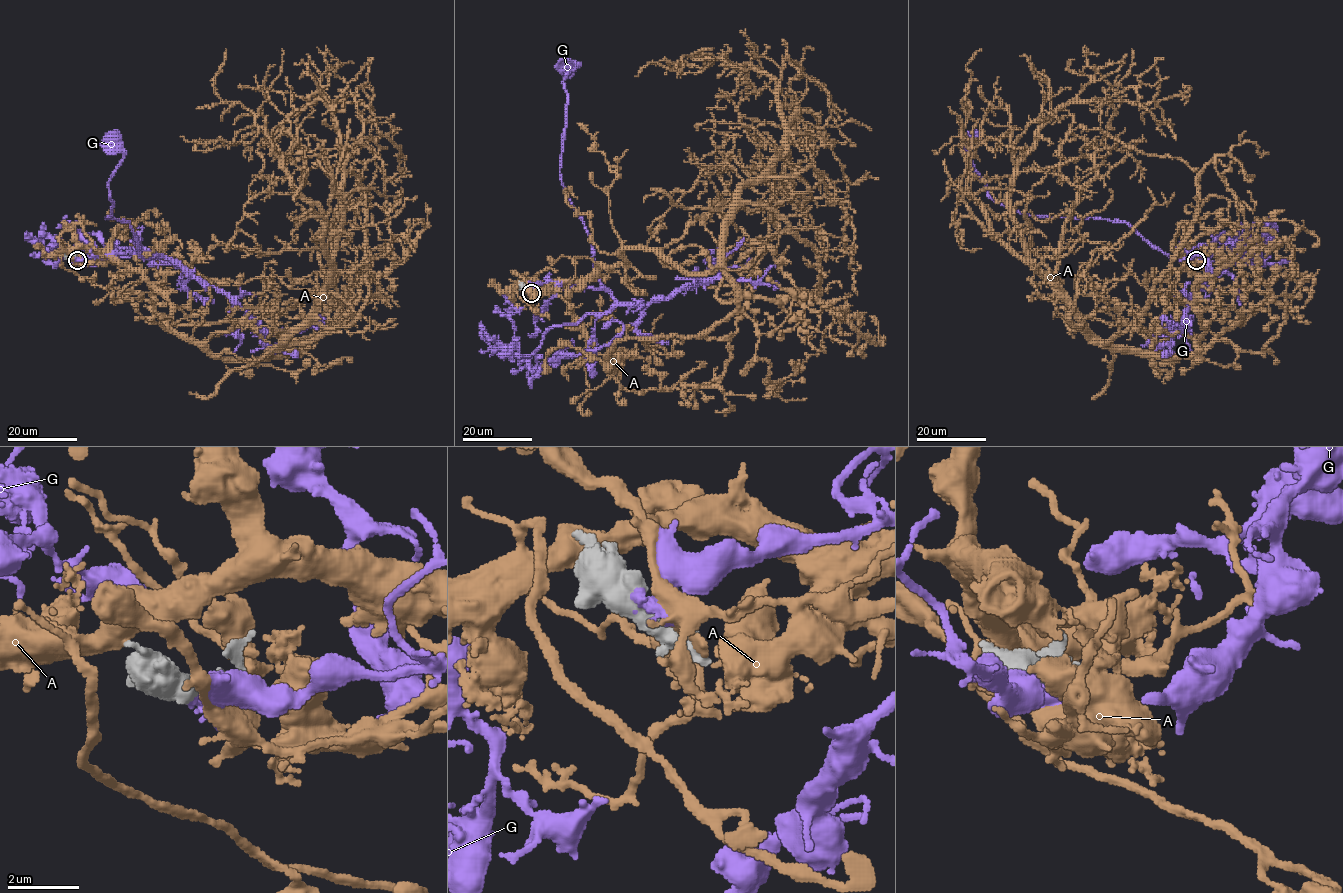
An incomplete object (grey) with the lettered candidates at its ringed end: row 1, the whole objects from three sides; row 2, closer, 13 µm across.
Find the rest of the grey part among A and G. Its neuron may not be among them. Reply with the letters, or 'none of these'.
A

